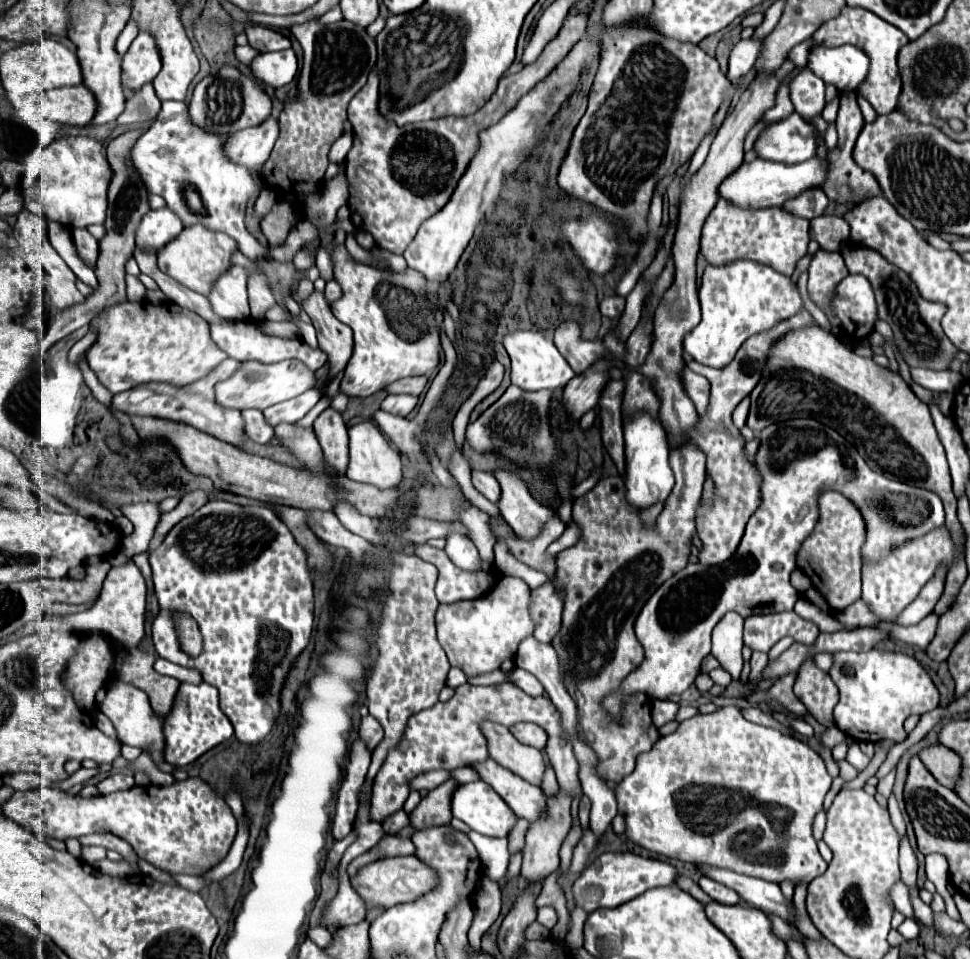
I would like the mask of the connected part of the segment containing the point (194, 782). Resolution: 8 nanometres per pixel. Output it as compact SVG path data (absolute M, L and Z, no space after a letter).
M197 777L176 781L167 787L152 786L150 790L135 785L131 789L99 795L87 801L69 797L65 791L57 791L53 787L15 791L13 797L1 805L1 811L5 817L31 829L41 839L55 837L65 841L67 837L81 837L87 833L113 833L125 839L137 857L151 865L187 875L199 875L215 867L227 855L237 833L237 821L229 805Z

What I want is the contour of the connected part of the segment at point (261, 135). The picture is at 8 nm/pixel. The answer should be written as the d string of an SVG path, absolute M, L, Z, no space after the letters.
M269 117L257 127L249 127L249 129L233 133L225 145L229 159L249 167L261 187L263 187L263 183L259 177L259 169L261 169L261 163L265 163L265 159L269 157L275 141L279 137L279 131L281 131L279 119Z

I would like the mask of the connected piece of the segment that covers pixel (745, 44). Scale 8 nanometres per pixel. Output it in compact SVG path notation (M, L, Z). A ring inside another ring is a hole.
M749 37L749 39L741 39L733 47L733 51L729 55L729 69L727 69L727 75L725 75L729 83L733 83L739 77L743 77L755 65L755 61L757 61L757 57L761 53L763 41L765 41L765 37L763 39Z

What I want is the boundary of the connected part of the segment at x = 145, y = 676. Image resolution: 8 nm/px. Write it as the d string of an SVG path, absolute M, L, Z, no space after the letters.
M153 647L124 648L120 654L127 653L131 653L131 659L121 663L119 679L143 689L151 699L153 713L165 715L173 705L179 681L153 671L153 663L157 659Z

